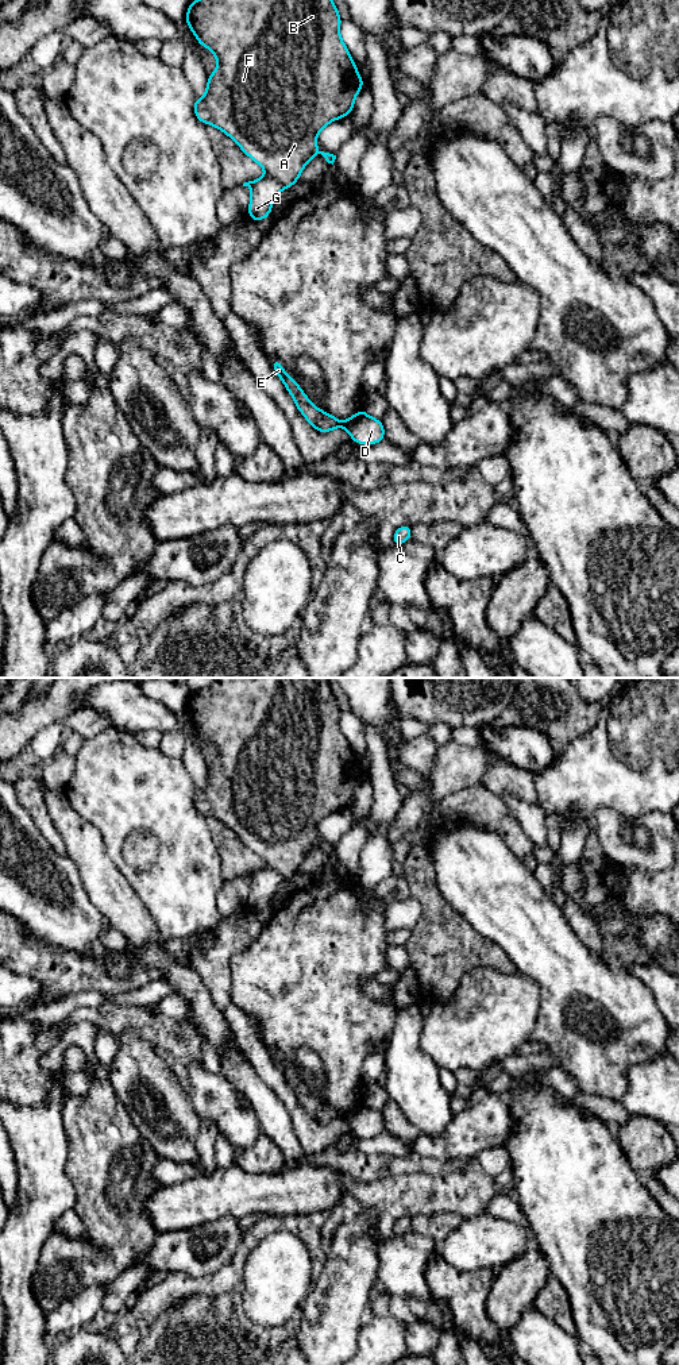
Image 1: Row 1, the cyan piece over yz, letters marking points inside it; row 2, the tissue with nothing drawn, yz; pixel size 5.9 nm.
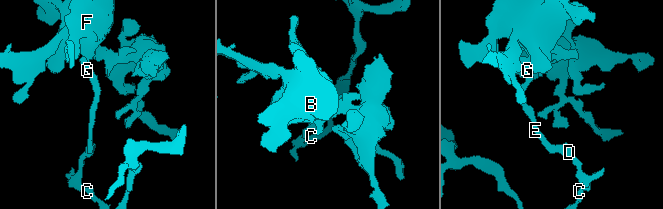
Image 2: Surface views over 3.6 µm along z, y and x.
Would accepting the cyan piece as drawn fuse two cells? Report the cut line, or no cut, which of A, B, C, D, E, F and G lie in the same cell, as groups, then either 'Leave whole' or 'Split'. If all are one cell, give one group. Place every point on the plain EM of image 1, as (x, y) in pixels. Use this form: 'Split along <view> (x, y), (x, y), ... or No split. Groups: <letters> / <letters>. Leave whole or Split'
Split along yz (266, 866), (282, 878). Groups: A B F / C D E G. Split

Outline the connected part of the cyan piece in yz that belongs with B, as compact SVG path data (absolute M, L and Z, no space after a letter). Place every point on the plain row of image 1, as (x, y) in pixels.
M215 678L208 687L192 691L185 714L219 753L208 768L205 787L194 790L193 802L201 814L227 825L282 879L292 879L316 845L333 856L336 847L320 842L316 829L331 813L351 806L364 775L340 729L342 709L327 678Z

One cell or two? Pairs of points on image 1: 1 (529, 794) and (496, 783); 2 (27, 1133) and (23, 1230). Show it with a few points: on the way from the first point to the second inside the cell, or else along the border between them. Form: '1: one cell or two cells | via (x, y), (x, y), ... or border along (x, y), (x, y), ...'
1: one cell | via (521, 786), (519, 783), (504, 783)
2: one cell | via (35, 1157), (35, 1206)

